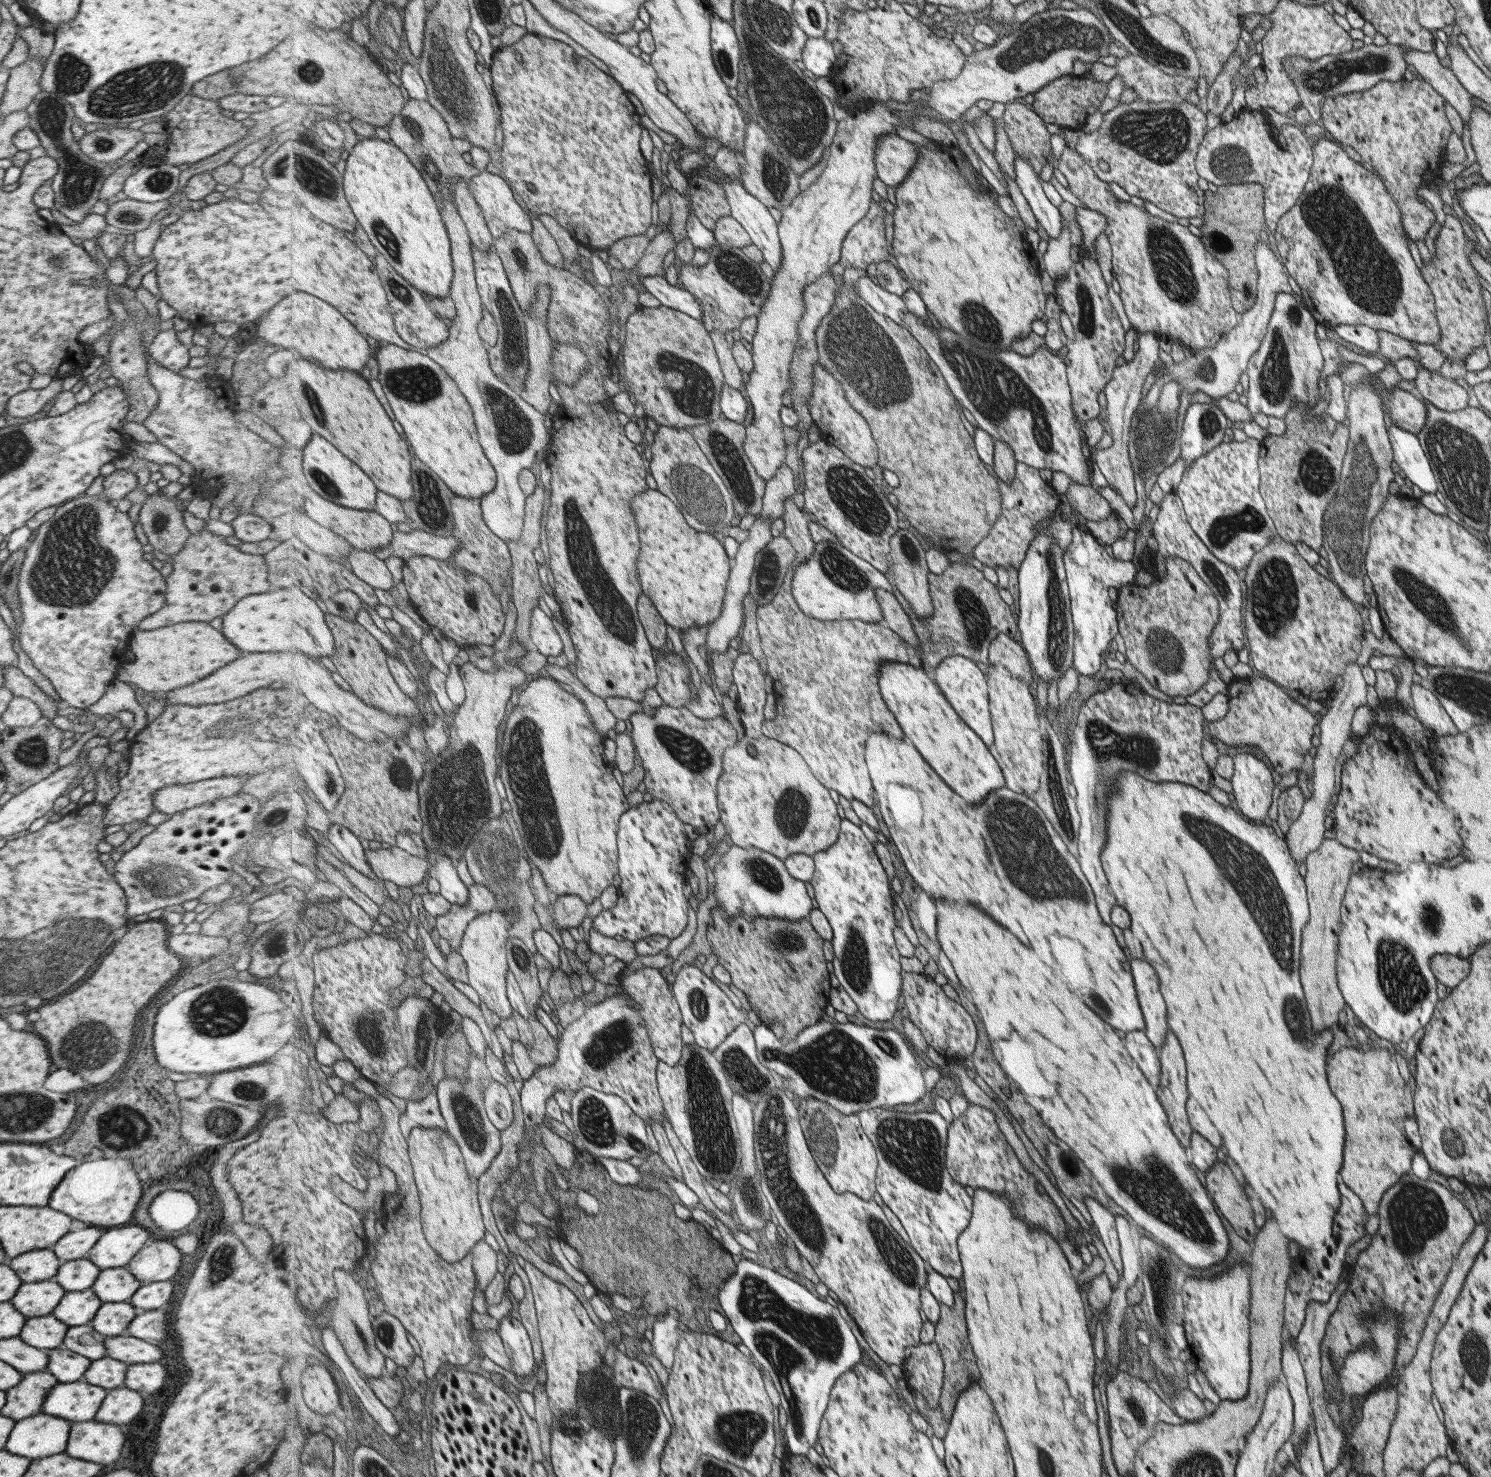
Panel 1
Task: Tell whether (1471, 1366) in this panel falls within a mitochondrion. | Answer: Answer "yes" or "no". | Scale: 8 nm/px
yes

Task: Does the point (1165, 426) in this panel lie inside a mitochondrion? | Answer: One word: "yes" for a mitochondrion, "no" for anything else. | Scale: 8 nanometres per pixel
yes

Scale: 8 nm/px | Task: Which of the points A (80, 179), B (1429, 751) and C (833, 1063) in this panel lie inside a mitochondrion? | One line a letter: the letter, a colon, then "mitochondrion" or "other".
A: mitochondrion
B: other
C: mitochondrion

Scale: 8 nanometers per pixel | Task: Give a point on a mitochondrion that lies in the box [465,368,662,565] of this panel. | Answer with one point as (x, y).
(514, 428)

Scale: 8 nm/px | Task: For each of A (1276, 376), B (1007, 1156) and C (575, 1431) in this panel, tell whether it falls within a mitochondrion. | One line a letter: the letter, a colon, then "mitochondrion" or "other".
A: mitochondrion
B: other
C: other

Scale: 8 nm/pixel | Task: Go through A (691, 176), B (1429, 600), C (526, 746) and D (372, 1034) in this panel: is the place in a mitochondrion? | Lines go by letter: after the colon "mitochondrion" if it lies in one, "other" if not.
A: other
B: mitochondrion
C: mitochondrion
D: mitochondrion

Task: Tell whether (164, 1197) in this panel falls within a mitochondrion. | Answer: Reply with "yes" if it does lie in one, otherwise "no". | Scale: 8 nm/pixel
no

